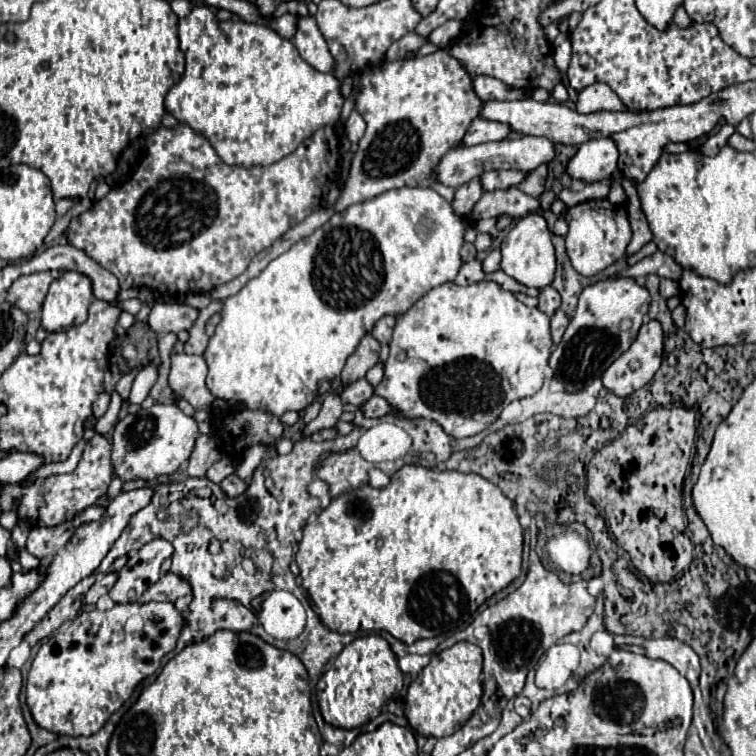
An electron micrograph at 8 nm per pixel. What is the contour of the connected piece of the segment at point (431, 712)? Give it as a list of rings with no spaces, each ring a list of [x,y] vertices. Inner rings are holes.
[[[457,642],[451,648],[433,654],[423,672],[409,684],[405,716],[409,726],[421,736],[443,738],[457,732],[481,702],[481,648],[471,642]]]

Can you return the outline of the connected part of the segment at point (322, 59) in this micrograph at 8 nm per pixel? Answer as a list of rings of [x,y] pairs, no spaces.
[[[313,16],[299,18],[299,28],[297,28],[297,34],[293,38],[293,44],[299,50],[301,58],[305,62],[309,62],[315,70],[325,72],[325,74],[335,72],[335,58],[331,56],[327,42],[323,40],[321,32],[317,30]]]

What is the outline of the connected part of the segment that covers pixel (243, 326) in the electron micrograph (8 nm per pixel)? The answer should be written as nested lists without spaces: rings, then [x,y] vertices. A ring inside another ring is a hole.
[[[429,186],[389,190],[389,192],[383,192],[375,198],[371,198],[371,200],[365,200],[361,204],[353,204],[343,212],[333,214],[333,218],[329,222],[325,222],[321,228],[317,228],[309,238],[303,238],[301,242],[293,244],[291,250],[287,250],[285,254],[281,254],[279,258],[269,262],[269,266],[257,278],[249,280],[235,296],[229,296],[225,300],[225,306],[221,310],[221,322],[219,322],[215,334],[209,338],[207,350],[203,352],[203,358],[207,360],[207,366],[209,366],[207,388],[211,390],[213,396],[223,398],[227,402],[243,402],[249,410],[265,410],[265,412],[271,412],[271,414],[277,414],[277,416],[281,416],[283,412],[289,412],[289,410],[295,410],[295,412],[305,410],[315,400],[319,382],[321,380],[333,380],[341,374],[347,356],[351,356],[355,352],[361,338],[367,332],[371,332],[373,324],[381,316],[387,316],[387,314],[401,316],[401,314],[405,314],[431,288],[441,286],[445,282],[451,282],[457,276],[457,272],[463,264],[461,256],[459,256],[459,250],[465,242],[467,226],[469,224],[455,214],[451,202],[447,202],[443,196],[439,196]]]

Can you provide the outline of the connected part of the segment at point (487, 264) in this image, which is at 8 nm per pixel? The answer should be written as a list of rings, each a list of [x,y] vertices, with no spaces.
[[[494,249],[483,260],[483,270],[485,272],[495,272],[495,270],[499,270],[499,264],[501,264],[500,249]]]

